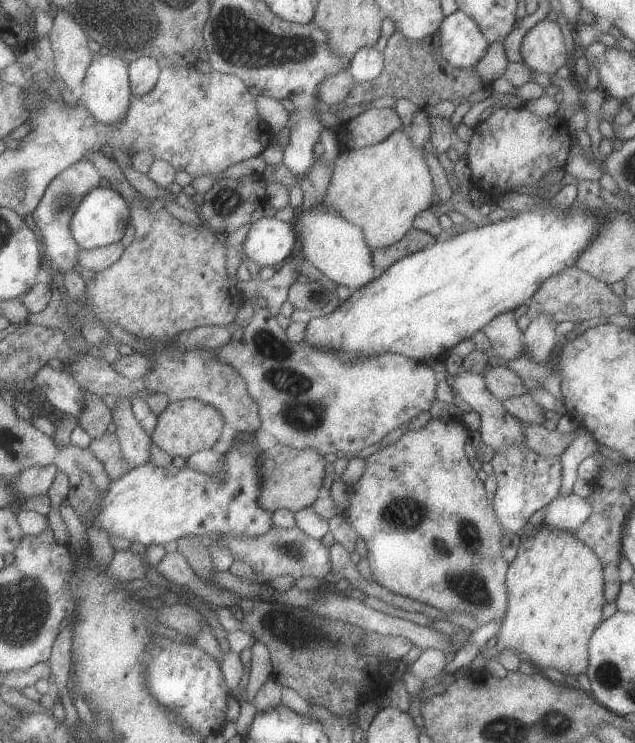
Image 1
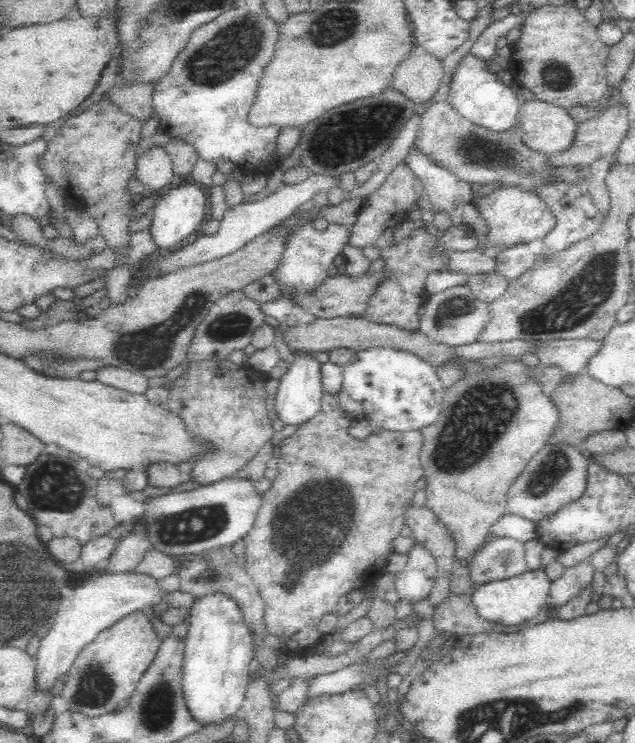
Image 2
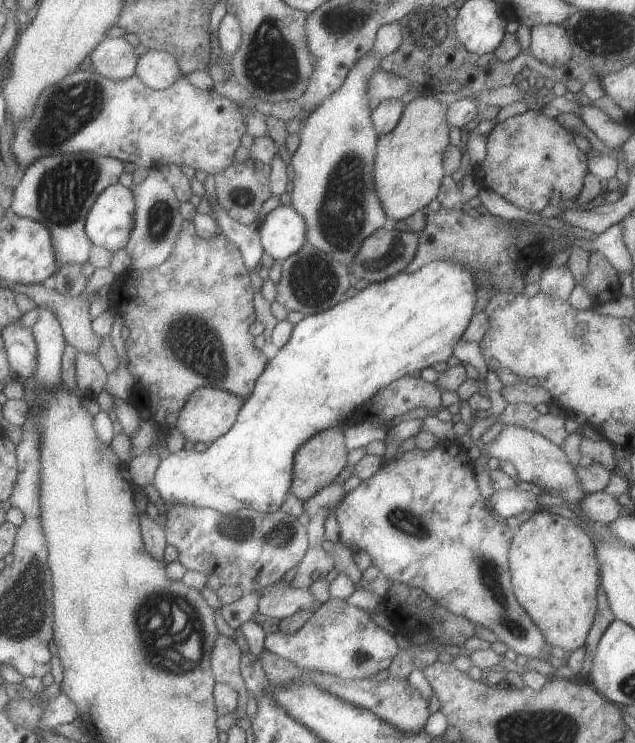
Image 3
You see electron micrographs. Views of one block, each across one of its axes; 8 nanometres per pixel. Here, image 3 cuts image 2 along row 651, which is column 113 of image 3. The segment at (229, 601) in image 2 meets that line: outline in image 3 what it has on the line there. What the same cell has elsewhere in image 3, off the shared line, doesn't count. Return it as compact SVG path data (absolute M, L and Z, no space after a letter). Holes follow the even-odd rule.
M117 183L109 186L99 196L95 202L87 219L87 234L95 245L108 248L111 252L126 249L126 246L131 240L131 235L134 233L136 225L135 211L138 209L135 192L132 187L125 187L123 184Z

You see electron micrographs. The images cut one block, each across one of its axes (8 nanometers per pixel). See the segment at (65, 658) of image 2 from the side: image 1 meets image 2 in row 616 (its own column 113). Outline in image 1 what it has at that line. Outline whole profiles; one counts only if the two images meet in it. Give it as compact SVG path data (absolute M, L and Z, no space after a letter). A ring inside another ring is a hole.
M115 54L96 55L88 68L79 96L81 102L103 123L114 124L123 121L131 104L129 64Z

